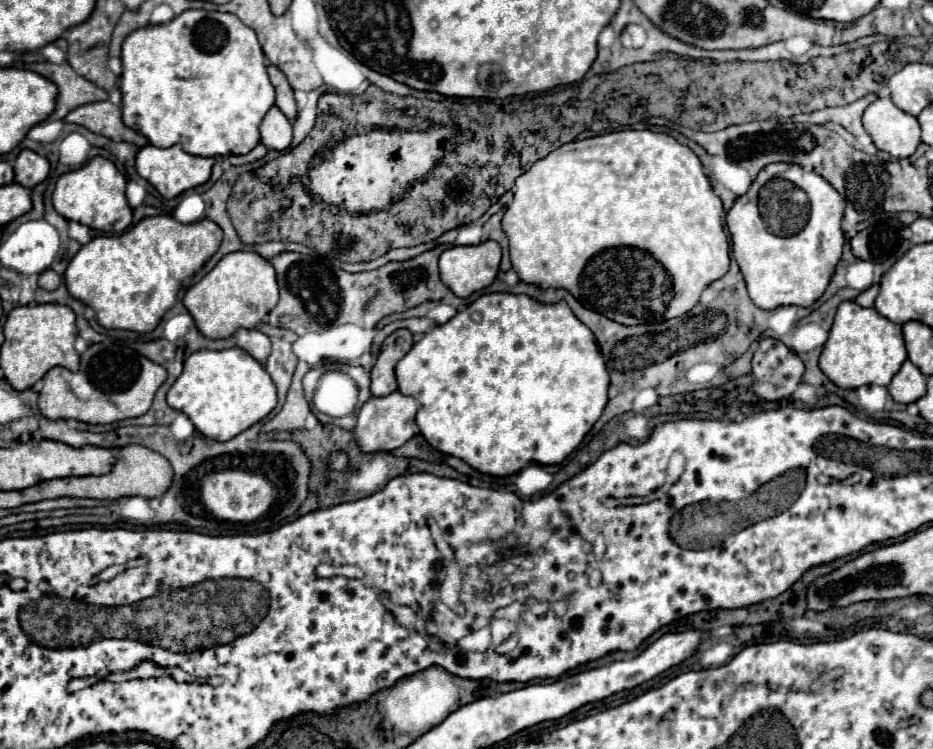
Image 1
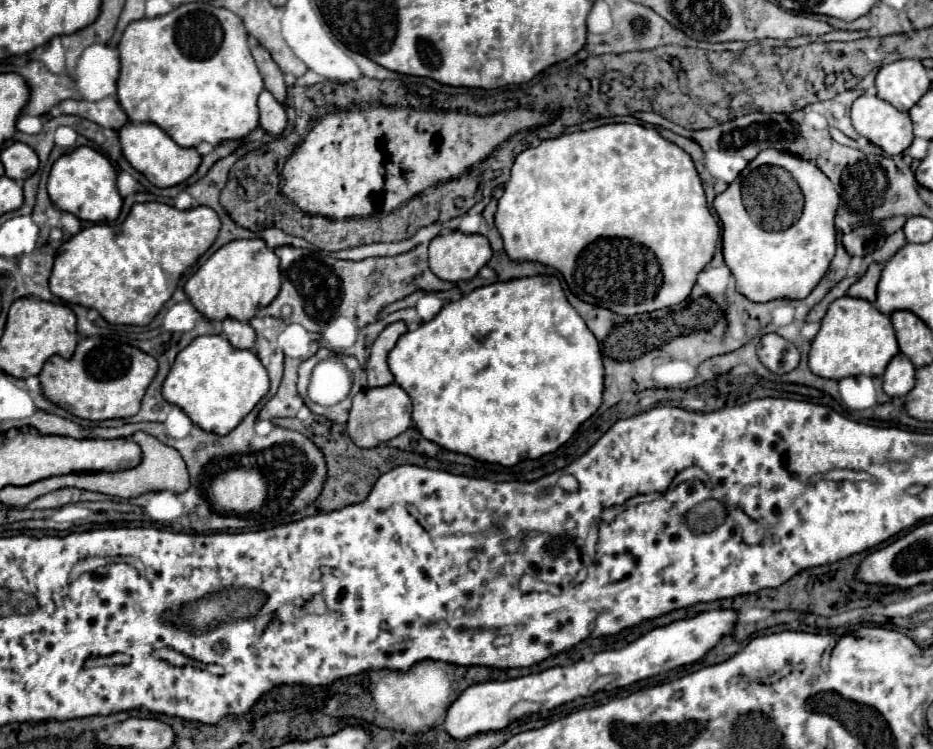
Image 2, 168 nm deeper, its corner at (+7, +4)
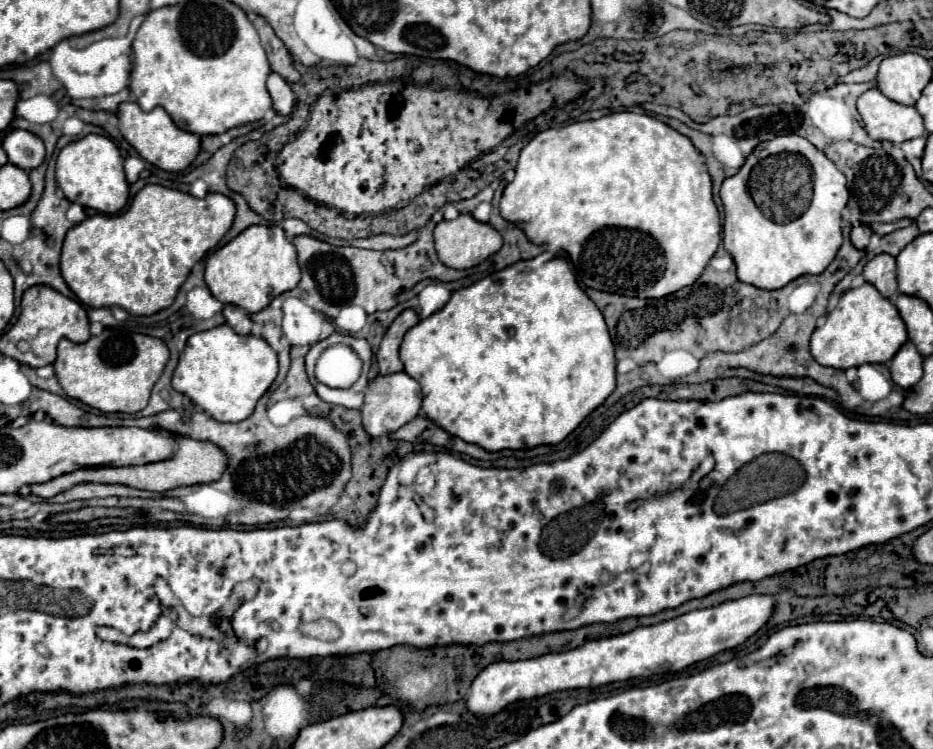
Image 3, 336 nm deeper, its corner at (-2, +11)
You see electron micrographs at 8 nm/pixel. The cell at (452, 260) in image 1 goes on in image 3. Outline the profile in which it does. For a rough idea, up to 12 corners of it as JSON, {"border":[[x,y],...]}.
{"border":[[470,213],[434,229],[438,259],[468,269],[500,251],[502,237]]}

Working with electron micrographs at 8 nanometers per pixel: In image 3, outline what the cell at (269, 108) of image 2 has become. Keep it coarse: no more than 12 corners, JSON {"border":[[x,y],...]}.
{"border":[[272,71],[266,85],[274,111],[290,115],[294,91]]}

